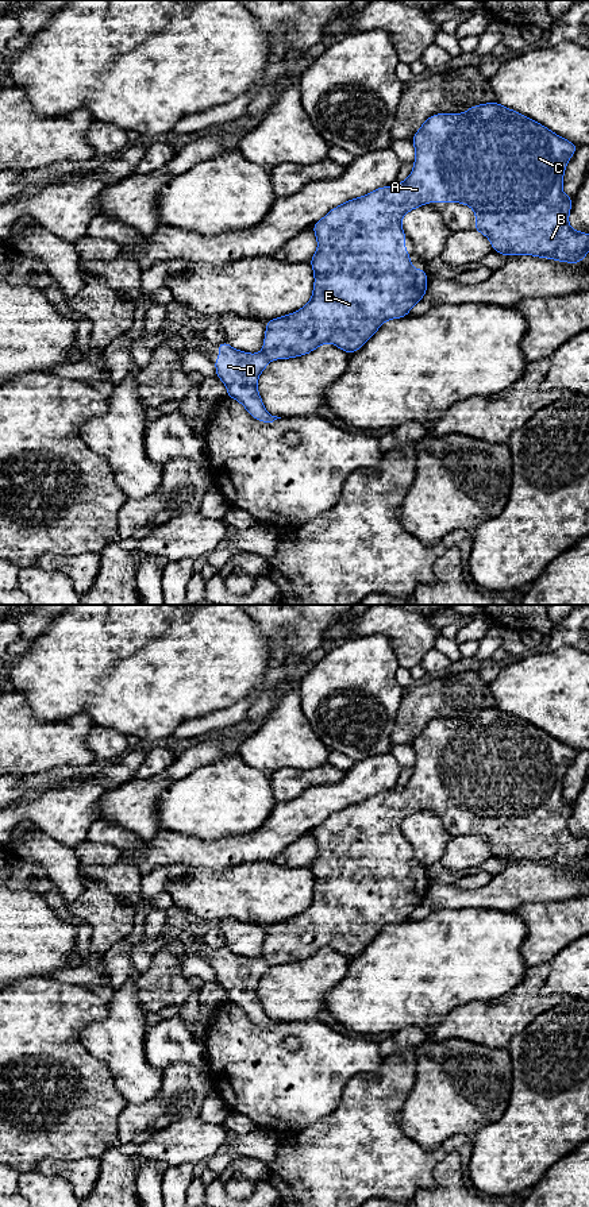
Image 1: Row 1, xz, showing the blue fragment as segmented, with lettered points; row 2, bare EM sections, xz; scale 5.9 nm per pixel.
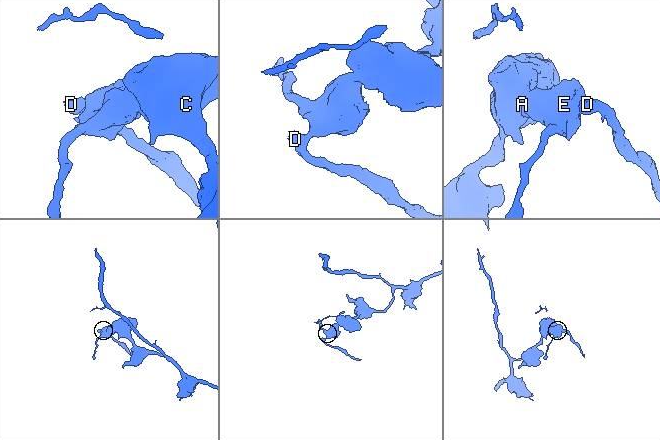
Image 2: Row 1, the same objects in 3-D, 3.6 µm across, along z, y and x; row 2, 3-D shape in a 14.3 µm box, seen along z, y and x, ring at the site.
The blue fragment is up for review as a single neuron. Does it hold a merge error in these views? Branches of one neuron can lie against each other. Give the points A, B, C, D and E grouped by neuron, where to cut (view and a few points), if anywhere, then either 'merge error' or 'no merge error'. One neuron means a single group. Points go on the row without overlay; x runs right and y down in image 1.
A B C E / D | xz (262, 956), (269, 964) | merge error

